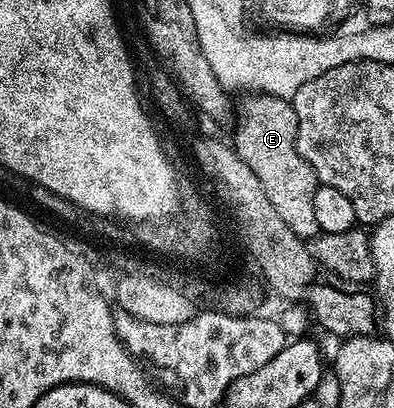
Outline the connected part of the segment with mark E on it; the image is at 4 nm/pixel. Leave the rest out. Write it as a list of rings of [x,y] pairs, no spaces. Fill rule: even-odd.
[[[248,94],[239,111],[245,115],[235,133],[233,148],[259,177],[275,210],[295,236],[312,239],[321,233],[315,219],[315,191],[319,182],[315,171],[297,150],[297,116],[292,100],[265,94]]]

